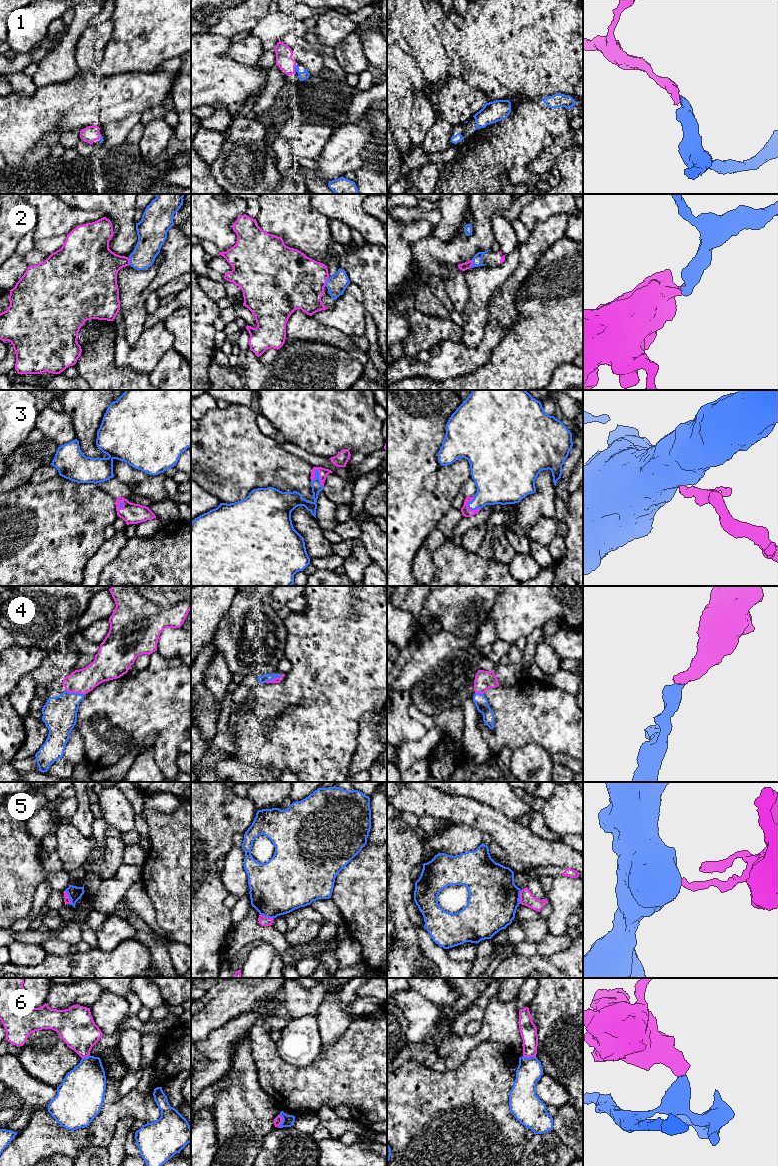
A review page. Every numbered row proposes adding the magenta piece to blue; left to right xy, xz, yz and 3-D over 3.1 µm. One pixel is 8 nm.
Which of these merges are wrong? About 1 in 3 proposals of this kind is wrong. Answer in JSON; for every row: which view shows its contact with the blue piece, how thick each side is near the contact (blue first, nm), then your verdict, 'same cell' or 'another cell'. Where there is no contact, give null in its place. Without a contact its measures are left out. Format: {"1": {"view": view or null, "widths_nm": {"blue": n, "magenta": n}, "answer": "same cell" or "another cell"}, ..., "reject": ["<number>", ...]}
{"1": {"view": "xz", "widths_nm": {"blue": 70, "magenta": 140}, "answer": "same cell"}, "2": {"view": "xz", "widths_nm": {"blue": 160, "magenta": 440}, "answer": "same cell"}, "3": {"view": "xz", "widths_nm": {"blue": 120, "magenta": 70}, "answer": "same cell"}, "4": {"view": "xz", "widths_nm": {"blue": 60, "magenta": 50}, "answer": "same cell"}, "5": {"view": "xz", "widths_nm": {"blue": 440, "magenta": 80}, "answer": "another cell"}, "6": {"view": "xz", "widths_nm": {"blue": 100, "magenta": 70}, "answer": "another cell"}, "reject": ["5", "6"]}

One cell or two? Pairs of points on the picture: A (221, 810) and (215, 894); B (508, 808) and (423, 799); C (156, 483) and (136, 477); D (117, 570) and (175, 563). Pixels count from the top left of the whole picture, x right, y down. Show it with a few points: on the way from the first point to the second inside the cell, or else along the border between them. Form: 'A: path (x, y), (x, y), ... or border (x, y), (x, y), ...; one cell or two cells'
A: path (210, 831), (210, 873); one cell
B: border (467, 797), (491, 806), (509, 818); two cells
C: path (151, 483), (143, 483), (141, 481); one cell
D: path (131, 570), (145, 569), (151, 563), (161, 563); one cell

